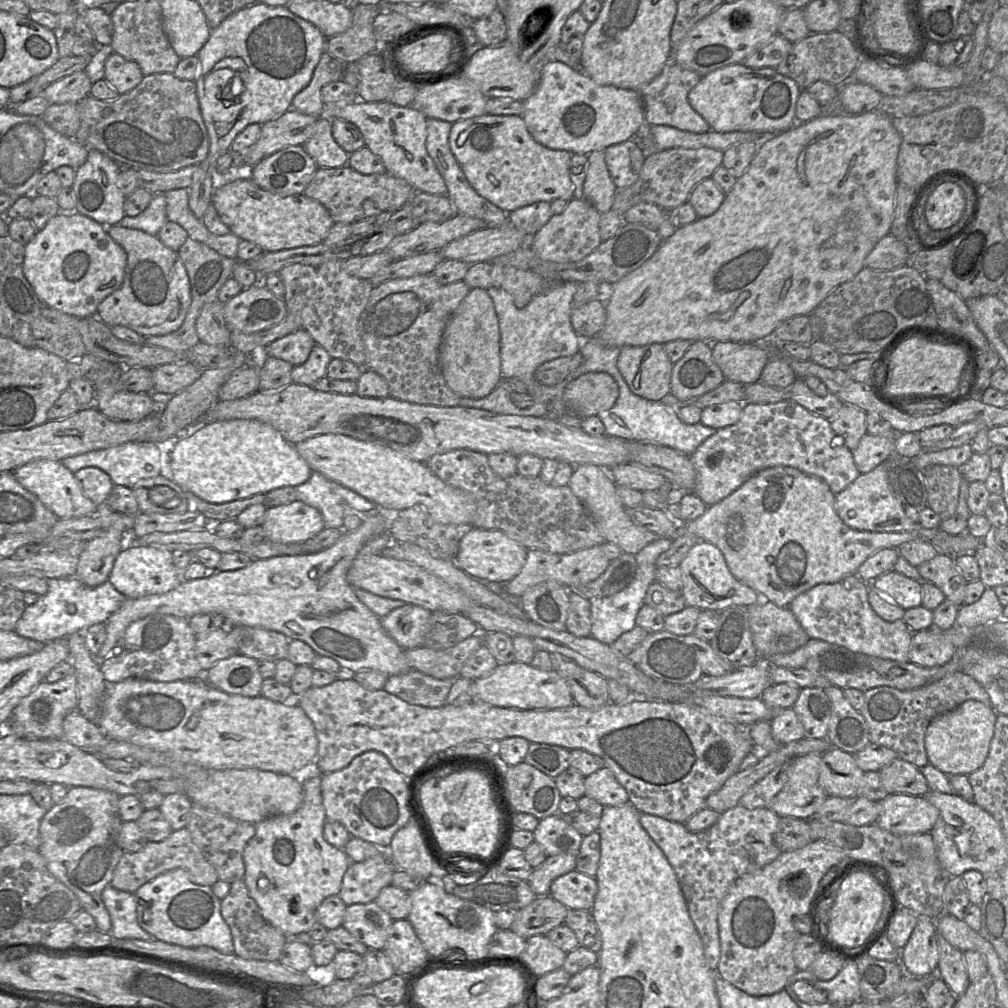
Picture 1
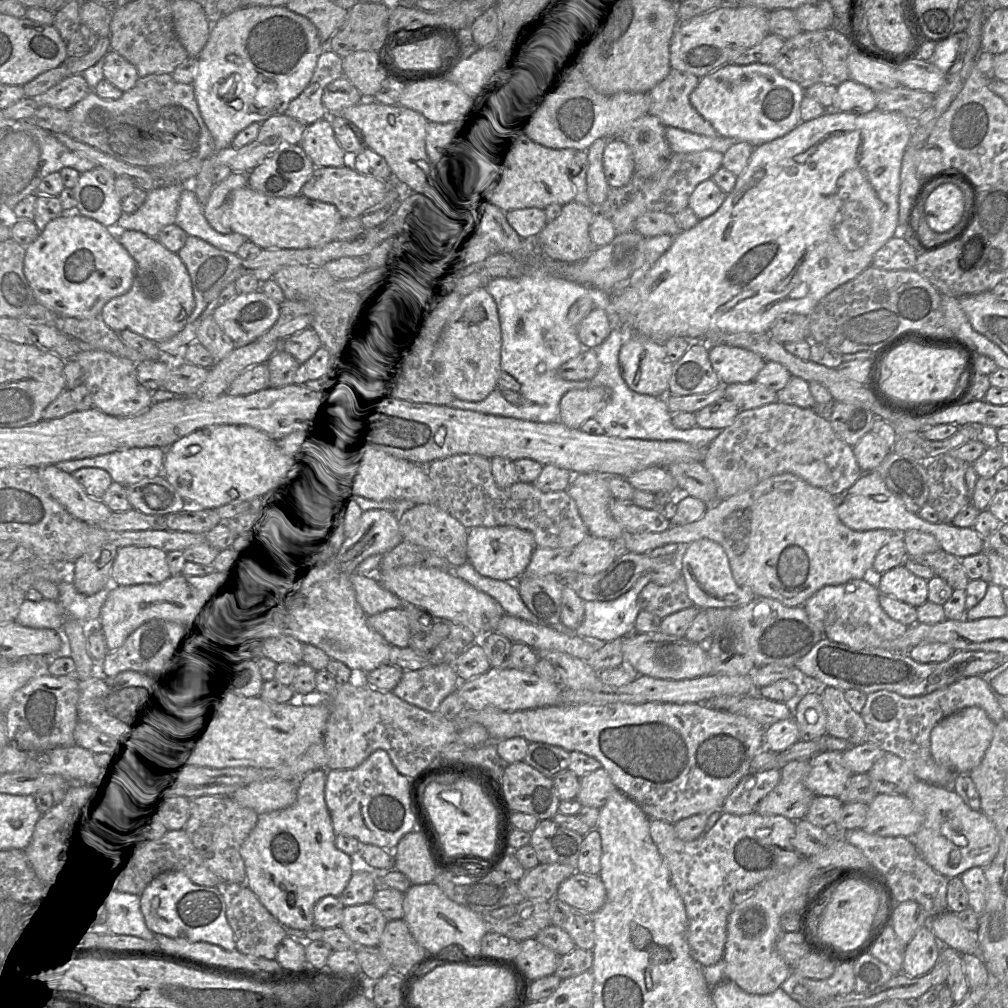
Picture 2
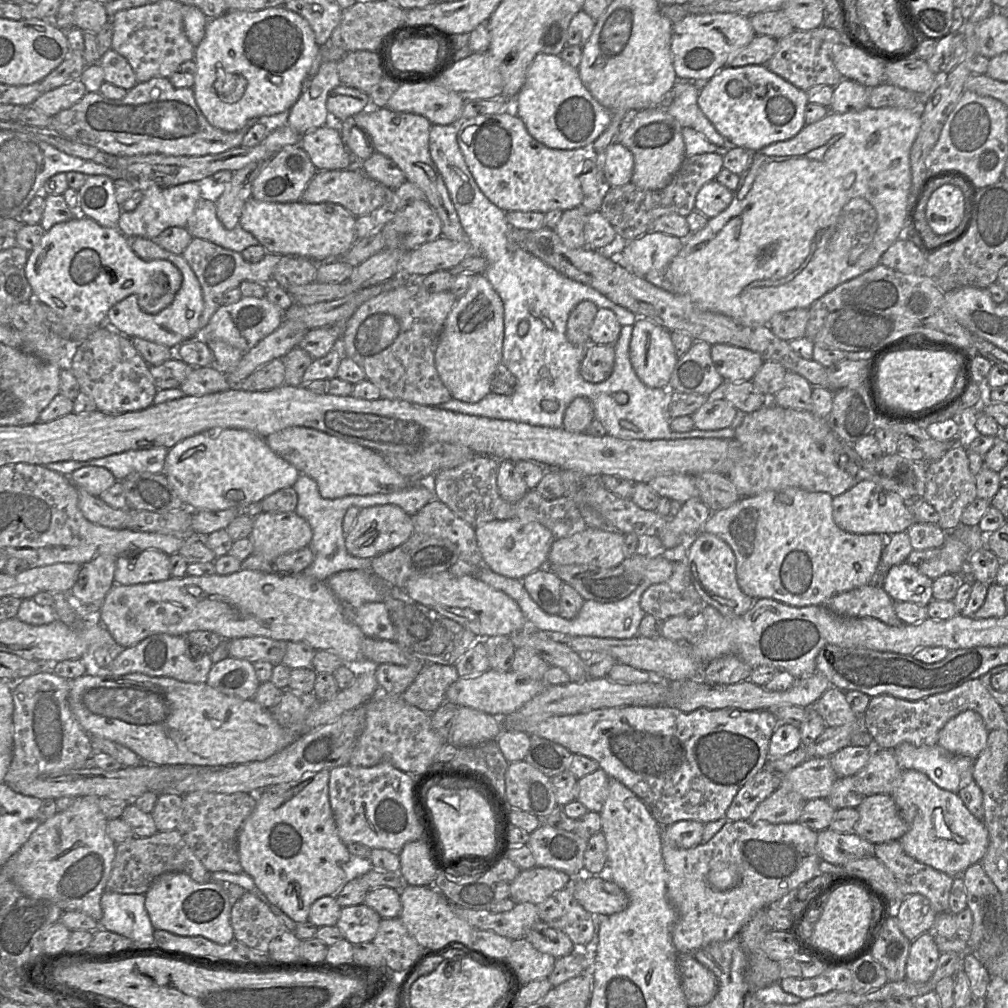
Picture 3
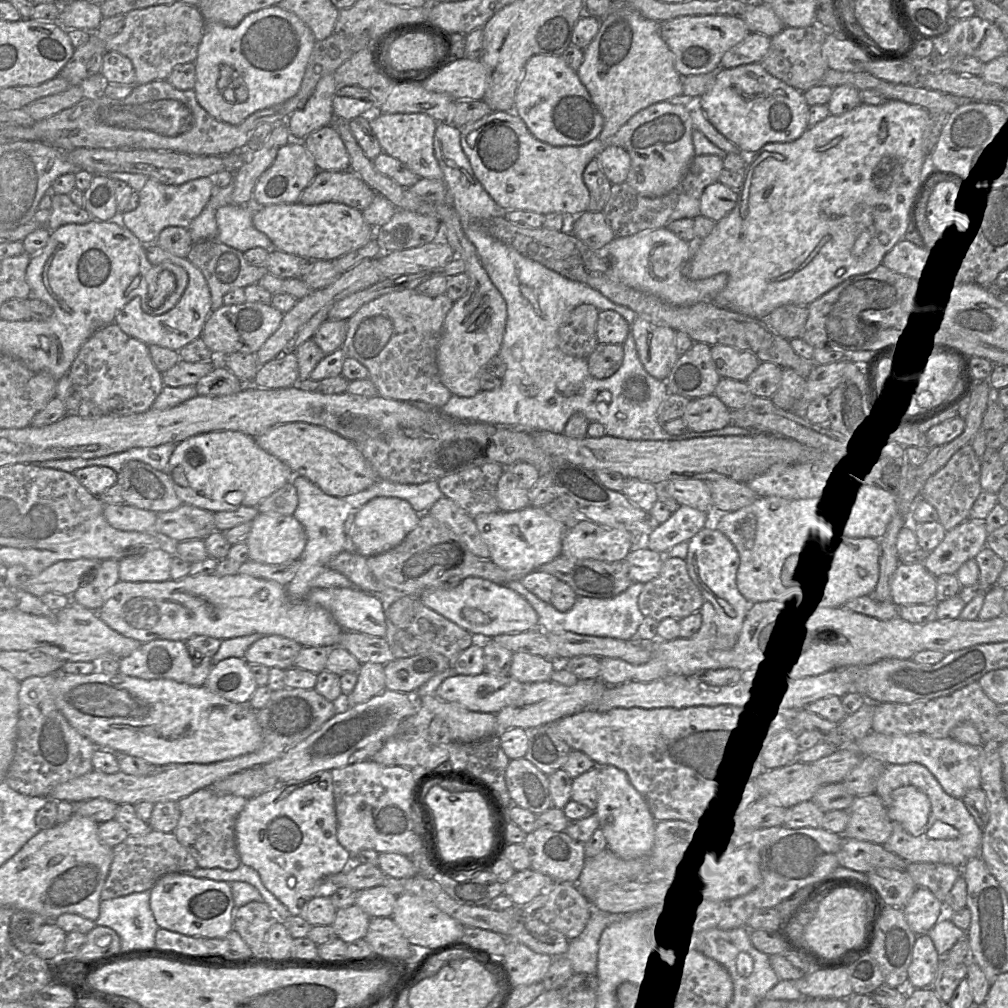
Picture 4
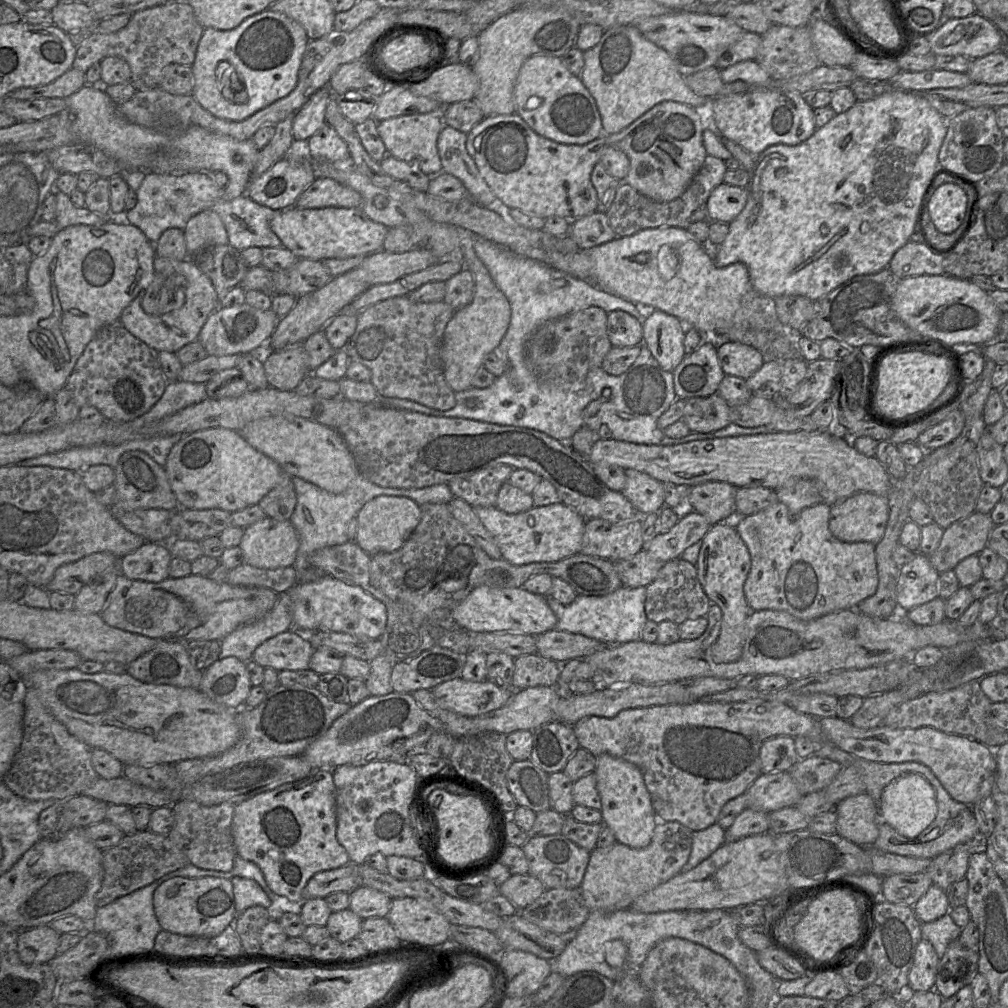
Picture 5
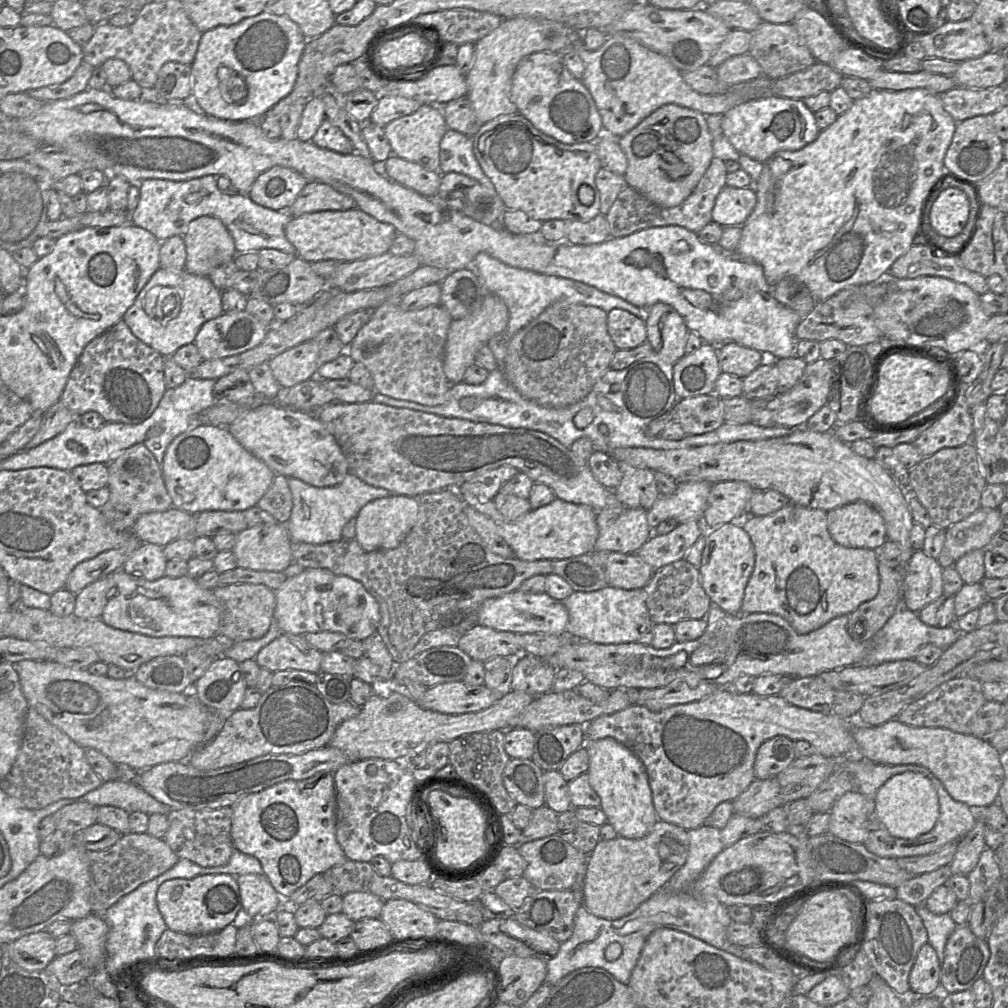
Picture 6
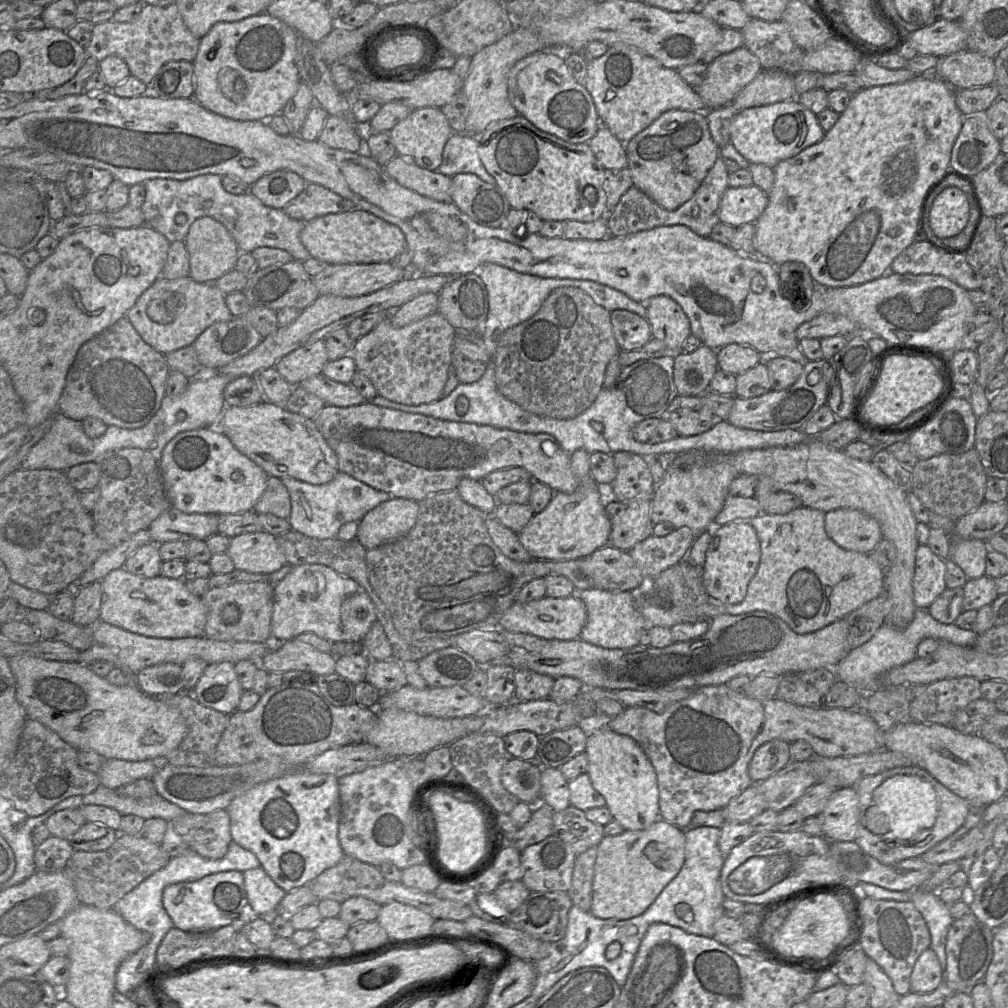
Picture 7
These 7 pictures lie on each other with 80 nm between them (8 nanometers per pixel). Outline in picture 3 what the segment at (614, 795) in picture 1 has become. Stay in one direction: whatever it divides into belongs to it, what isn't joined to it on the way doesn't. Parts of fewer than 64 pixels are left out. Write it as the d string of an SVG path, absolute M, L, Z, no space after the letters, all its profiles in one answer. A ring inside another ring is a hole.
M598 768L578 779L576 800L582 803L588 811L599 813L608 793L608 783L609 777L601 768Z

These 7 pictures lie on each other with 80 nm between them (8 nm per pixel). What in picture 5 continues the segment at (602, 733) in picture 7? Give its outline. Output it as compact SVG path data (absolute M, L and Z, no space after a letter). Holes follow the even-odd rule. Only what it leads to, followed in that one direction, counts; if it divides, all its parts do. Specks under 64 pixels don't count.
M602 754L596 759L594 773L604 825L613 831L619 843L638 849L648 846L659 819L652 806L641 770L627 760Z

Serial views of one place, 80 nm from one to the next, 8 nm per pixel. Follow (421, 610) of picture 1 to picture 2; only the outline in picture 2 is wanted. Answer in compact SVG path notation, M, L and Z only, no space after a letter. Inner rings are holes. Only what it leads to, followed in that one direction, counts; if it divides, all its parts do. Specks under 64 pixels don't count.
M395 608L368 616L369 626L381 634L391 645L399 648L409 646L410 625L407 609Z

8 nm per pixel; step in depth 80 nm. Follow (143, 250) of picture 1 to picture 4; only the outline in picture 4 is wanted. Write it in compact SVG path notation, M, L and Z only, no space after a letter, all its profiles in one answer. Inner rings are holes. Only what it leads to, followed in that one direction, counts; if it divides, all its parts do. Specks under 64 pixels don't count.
M155 243L146 246L147 259L152 265L169 262L183 268L188 274L188 284L182 297L174 308L161 314L149 315L141 309L141 299L136 296L129 301L115 316L116 323L127 335L145 343L146 345L157 345L174 351L199 338L211 310L210 289L201 271L186 257L178 257L171 254Z

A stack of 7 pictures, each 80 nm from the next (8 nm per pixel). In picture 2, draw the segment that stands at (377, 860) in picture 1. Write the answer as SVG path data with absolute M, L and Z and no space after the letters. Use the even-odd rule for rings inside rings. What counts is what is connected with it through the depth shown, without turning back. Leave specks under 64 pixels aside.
M373 870L353 873L339 896L341 903L345 907L372 903L377 890L377 874Z

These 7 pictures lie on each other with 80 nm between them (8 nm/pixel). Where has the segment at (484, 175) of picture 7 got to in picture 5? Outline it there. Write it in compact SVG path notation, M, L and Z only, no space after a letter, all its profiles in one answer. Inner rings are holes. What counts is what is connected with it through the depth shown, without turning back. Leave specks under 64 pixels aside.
M444 125L437 140L442 171L458 178L469 195L481 206L498 208L498 199L489 188L466 149L467 133Z

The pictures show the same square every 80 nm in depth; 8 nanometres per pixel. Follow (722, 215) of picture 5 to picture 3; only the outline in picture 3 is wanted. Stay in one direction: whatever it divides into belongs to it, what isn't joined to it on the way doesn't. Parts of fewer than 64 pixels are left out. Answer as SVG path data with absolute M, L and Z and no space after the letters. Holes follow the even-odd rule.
M715 179L704 184L696 195L695 210L711 219L724 211L733 199L733 192Z

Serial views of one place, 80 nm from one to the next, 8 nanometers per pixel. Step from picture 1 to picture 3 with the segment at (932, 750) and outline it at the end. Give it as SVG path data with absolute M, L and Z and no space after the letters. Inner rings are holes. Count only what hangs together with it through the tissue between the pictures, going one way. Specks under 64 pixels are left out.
M973 710L950 719L938 734L937 745L946 751L975 760L986 746L989 730Z

